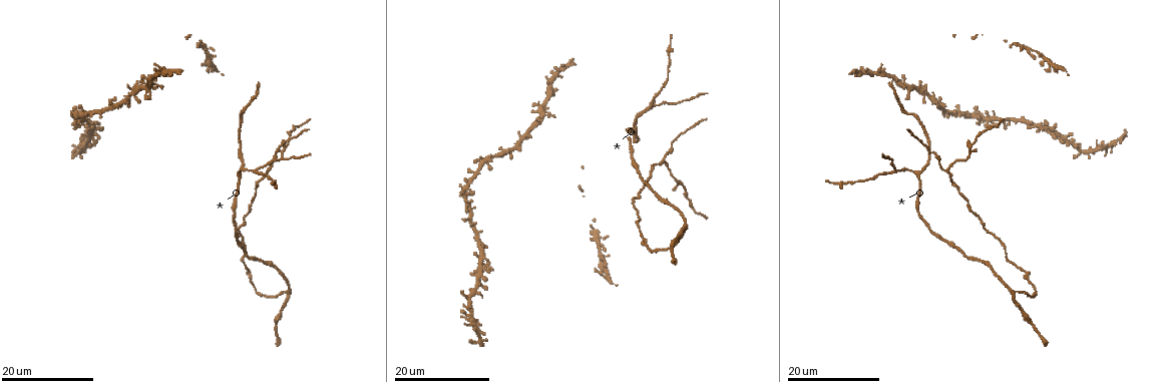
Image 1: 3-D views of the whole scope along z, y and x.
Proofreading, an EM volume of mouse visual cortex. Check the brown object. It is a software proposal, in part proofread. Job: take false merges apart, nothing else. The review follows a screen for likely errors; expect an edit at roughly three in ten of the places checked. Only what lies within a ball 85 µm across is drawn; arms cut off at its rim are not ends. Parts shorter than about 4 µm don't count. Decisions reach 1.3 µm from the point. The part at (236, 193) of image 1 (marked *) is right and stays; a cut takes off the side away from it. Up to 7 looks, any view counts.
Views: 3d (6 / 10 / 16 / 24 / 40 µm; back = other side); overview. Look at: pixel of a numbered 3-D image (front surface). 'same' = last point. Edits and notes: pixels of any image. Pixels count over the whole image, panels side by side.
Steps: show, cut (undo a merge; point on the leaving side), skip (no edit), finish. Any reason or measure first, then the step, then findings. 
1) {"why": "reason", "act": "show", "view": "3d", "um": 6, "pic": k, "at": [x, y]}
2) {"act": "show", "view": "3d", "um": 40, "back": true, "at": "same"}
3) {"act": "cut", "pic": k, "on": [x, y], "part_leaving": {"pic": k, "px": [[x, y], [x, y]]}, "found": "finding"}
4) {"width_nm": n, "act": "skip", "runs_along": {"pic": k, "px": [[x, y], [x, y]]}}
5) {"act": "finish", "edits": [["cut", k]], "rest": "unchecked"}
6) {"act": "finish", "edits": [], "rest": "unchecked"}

{"why": "three-way junction", "act": "show", "view": "3d", "um": 16, "pic": 1, "at": [921, 173]}

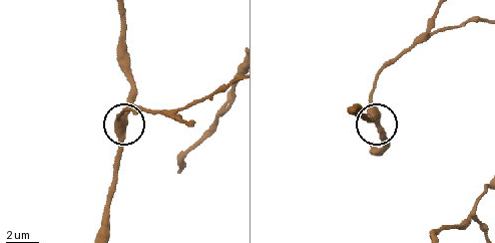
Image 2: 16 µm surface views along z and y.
{"act": "show", "view": "3d", "um": 10, "pic": 2, "at": [124, 117]}

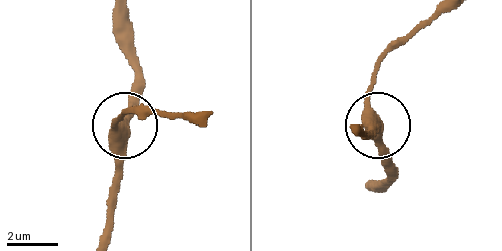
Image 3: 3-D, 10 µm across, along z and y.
{"arms": 3, "act": "skip", "runs_along": {"pic": 3, "px": [[103, 231], [114, 147], [125, 130], [114, 120], [120, 114]]}, "found": "all the same neuron"}

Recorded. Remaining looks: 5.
{"why": "two arms in line, one across", "act": "show", "view": "3d", "um": 24, "pic": 1, "at": [895, 169]}

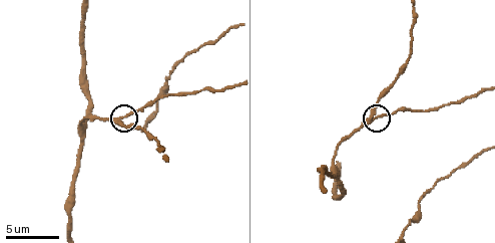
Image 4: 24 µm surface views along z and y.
{"why": "zoom in", "act": "show", "view": "3d", "um": 10, "pic": 4, "at": [375, 115]}

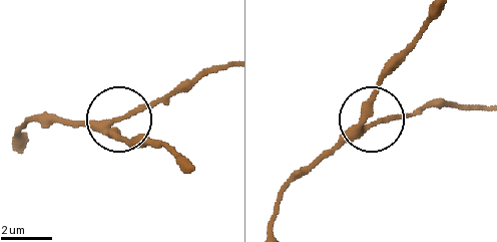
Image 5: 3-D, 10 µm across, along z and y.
{"act": "show", "view": "3d", "um": 6, "pic": 5, "at": [370, 120]}

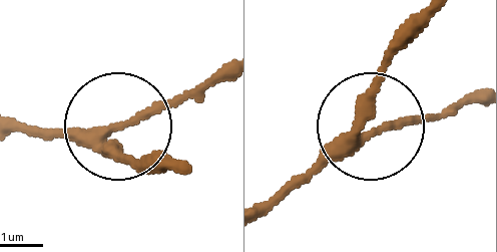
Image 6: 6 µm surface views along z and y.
{"act": "skip", "runs_along": {"pic": 6, "px": [[269, 214], [366, 135], [480, 98]]}, "found": "all the same neuron"}

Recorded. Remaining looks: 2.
{"why": "calibre changes", "act": "show", "view": "3d", "um": 24, "pic": 1, "at": [957, 186]}

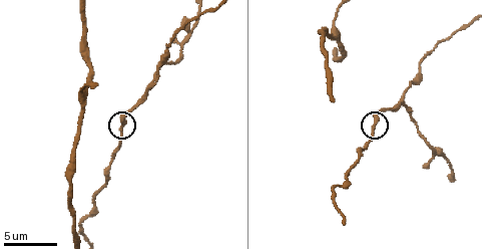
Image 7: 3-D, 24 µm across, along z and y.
{"act": "show", "view": "3d", "um": 10, "pic": 7, "at": [123, 125]}

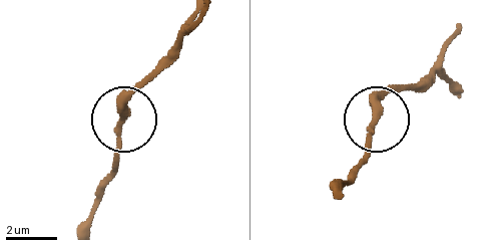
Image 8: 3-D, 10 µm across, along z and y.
{"width_nm": 280, "act": "skip", "found": "all the same neuron"}

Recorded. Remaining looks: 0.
{"act": "finish", "edits": [], "rest": "unchecked"}

